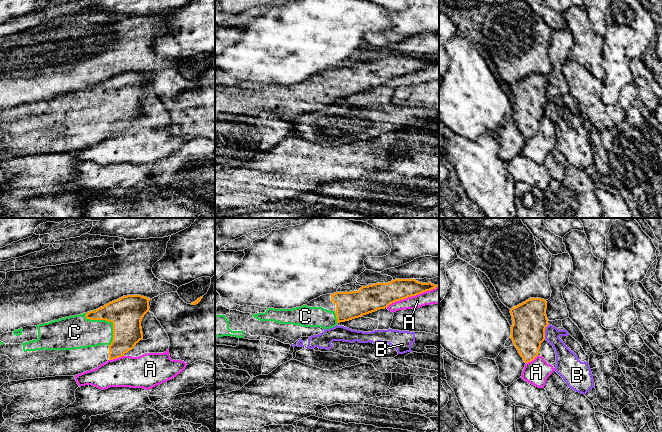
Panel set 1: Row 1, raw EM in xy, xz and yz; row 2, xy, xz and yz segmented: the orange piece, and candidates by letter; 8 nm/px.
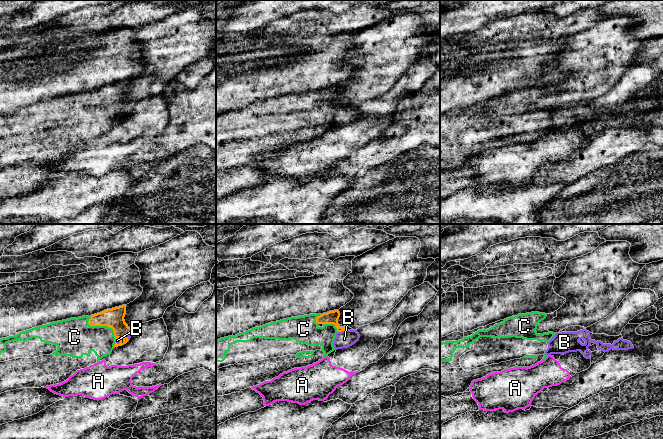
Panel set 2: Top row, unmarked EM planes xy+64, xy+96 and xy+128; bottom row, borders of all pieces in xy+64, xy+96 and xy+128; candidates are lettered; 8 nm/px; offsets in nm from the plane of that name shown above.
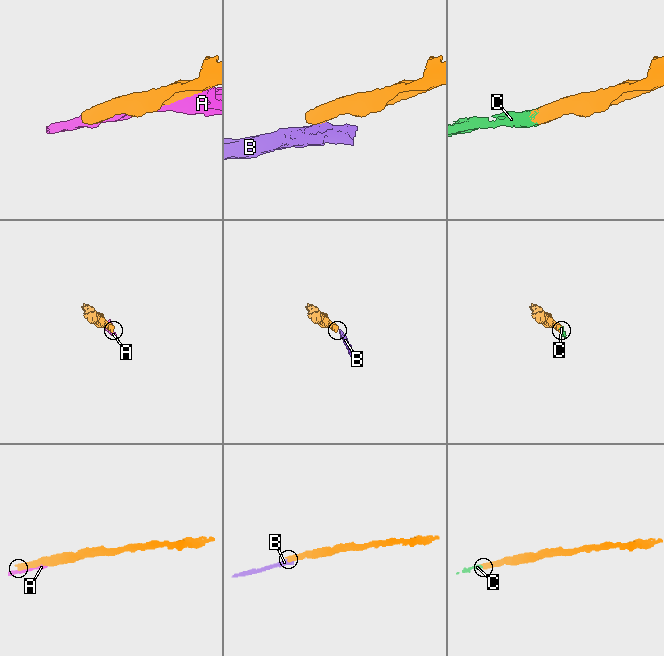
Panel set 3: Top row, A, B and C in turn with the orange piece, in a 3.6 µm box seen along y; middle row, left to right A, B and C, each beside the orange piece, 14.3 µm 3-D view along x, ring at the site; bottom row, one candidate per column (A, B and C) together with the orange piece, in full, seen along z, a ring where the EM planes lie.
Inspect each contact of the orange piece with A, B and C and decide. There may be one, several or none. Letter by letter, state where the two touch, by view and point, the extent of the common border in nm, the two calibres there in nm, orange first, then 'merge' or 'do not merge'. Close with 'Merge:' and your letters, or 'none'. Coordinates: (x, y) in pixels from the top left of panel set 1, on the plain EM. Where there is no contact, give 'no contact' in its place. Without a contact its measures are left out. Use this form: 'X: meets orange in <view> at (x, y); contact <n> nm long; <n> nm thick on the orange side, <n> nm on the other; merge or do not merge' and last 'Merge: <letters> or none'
A: meets orange in xz at (412, 71); contact 460 nm long; 200 nm thick on the orange side, 130 nm on the other; do not merge
B: meets orange in yz at (544, 107); contact 140 nm long; 280 nm thick on the orange side, 140 nm on the other; do not merge
C: meets orange in xy at (108, 97); contact 320 nm long; 280 nm thick on the orange side, 260 nm on the other; merge
Merge: C

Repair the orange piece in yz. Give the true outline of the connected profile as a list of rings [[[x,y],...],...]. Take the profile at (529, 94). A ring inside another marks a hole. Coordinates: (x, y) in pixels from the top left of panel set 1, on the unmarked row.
[[[530,74],[510,85],[513,96],[511,112],[514,122],[525,139],[533,137],[545,116],[548,102],[547,78],[541,74]]]

